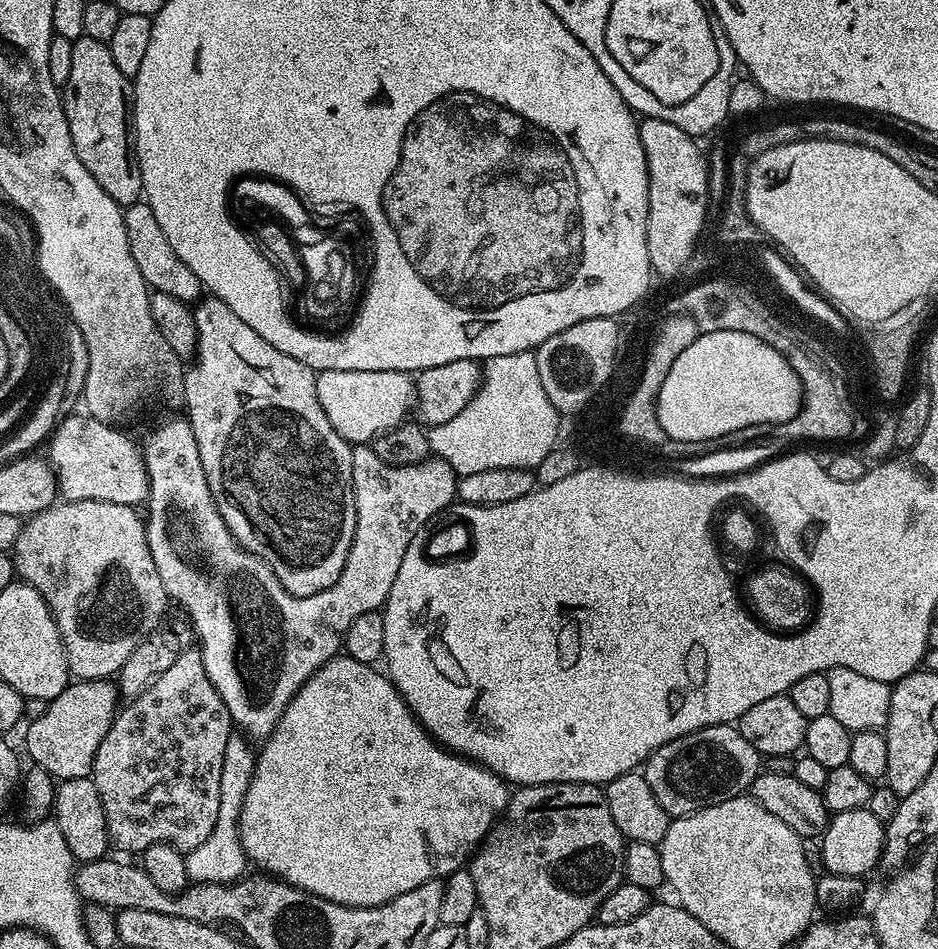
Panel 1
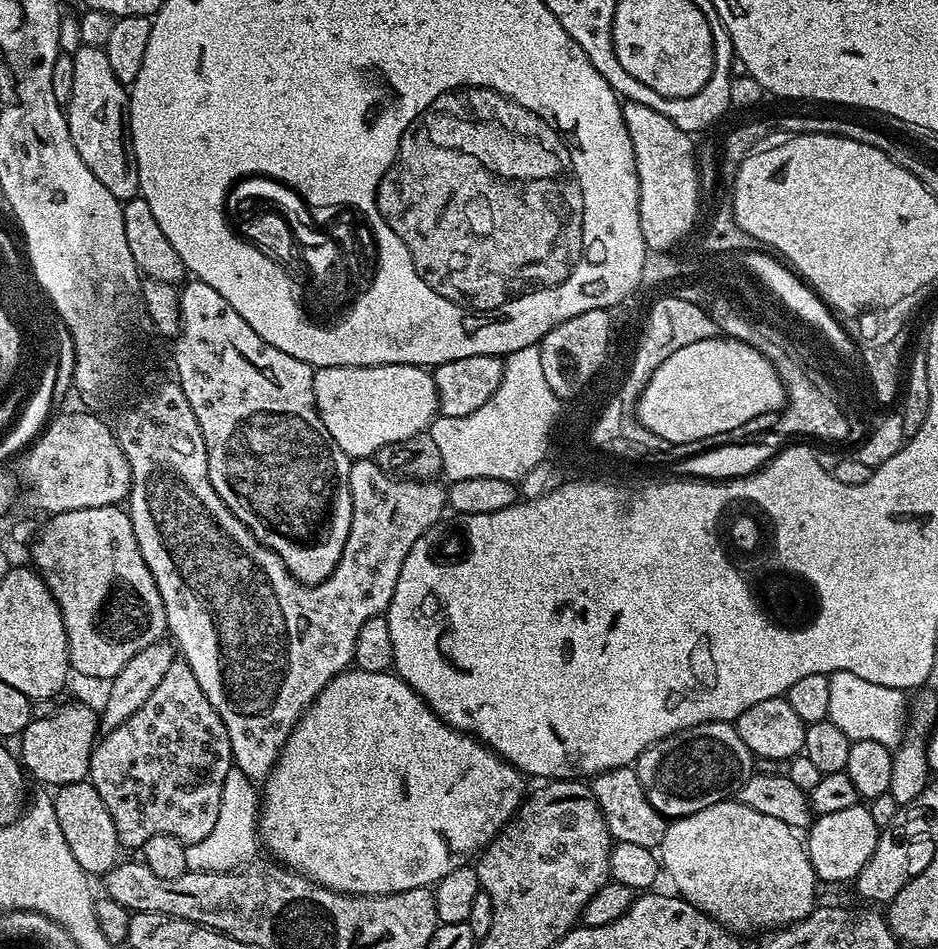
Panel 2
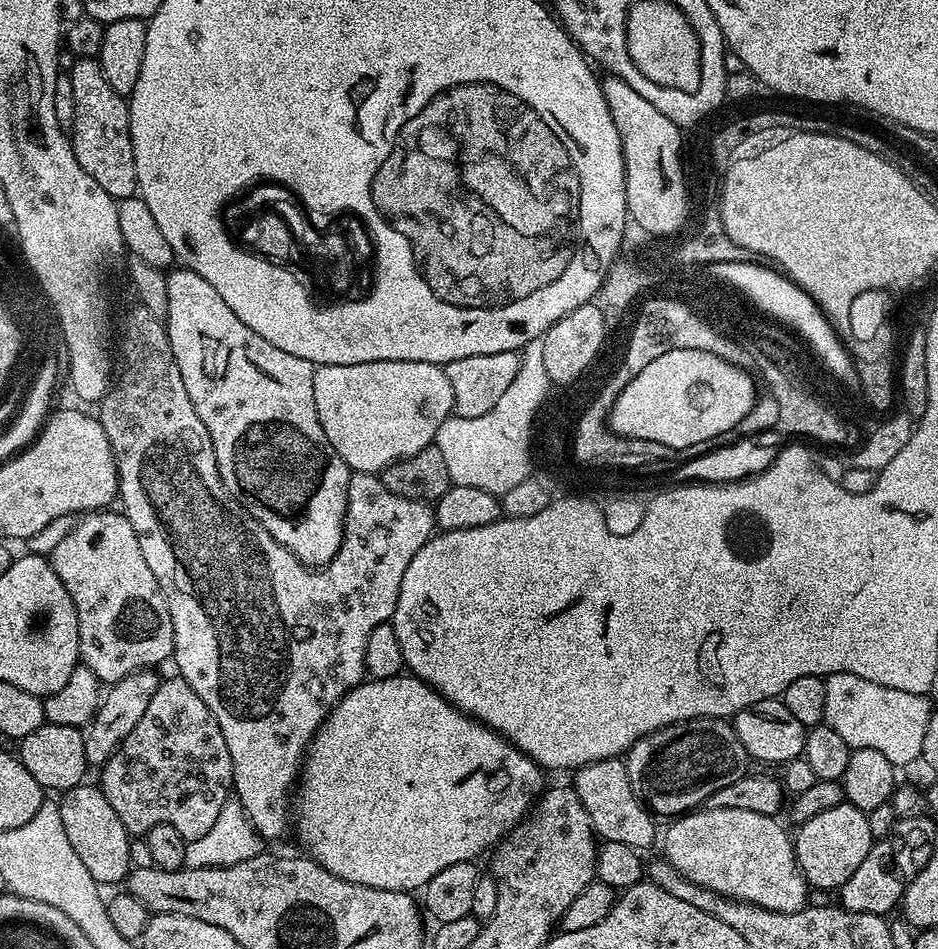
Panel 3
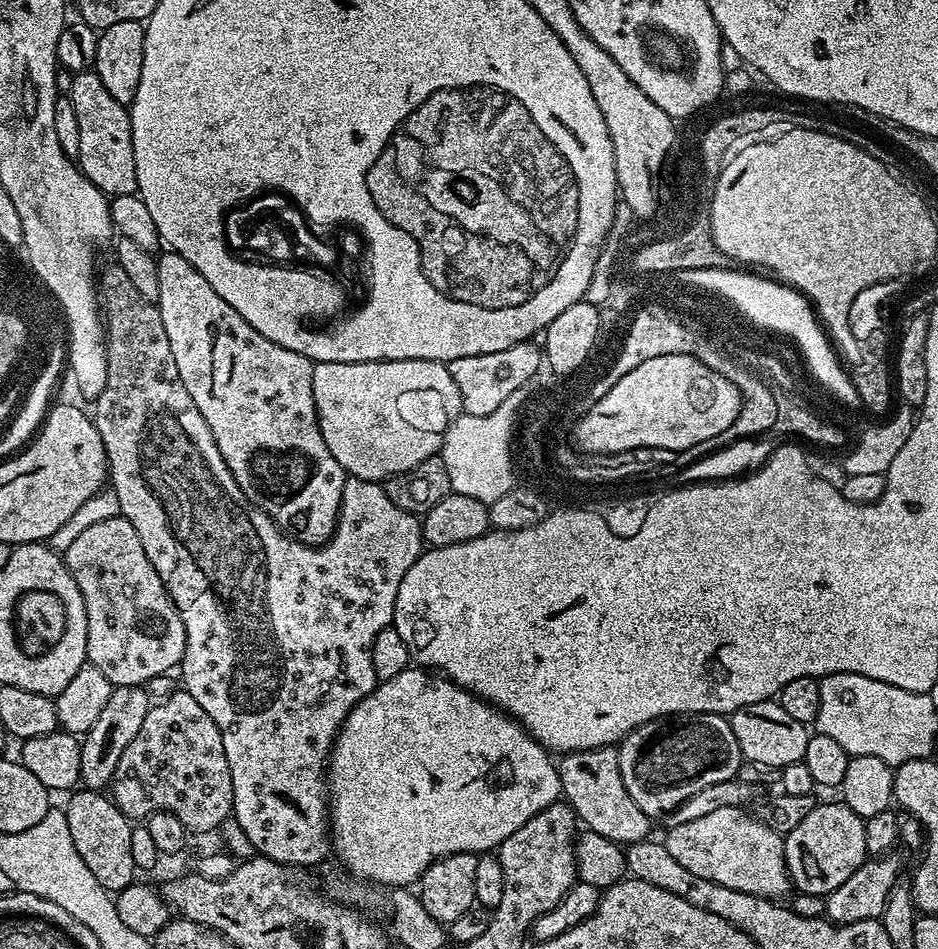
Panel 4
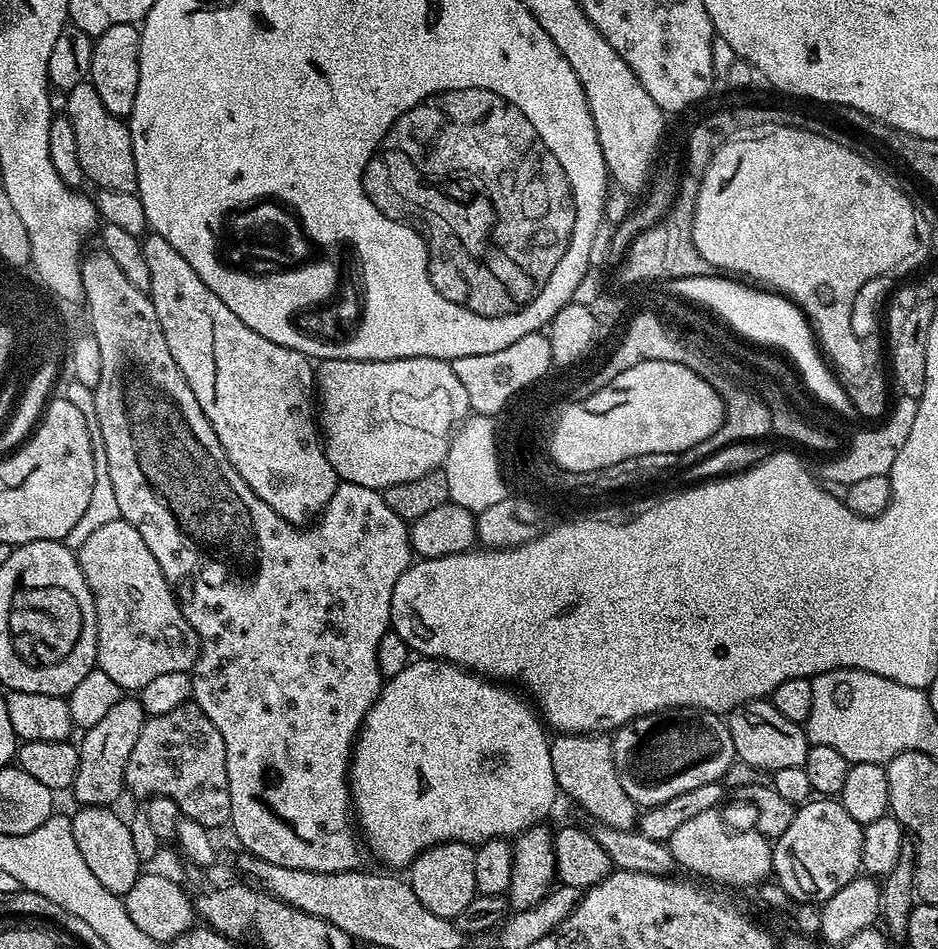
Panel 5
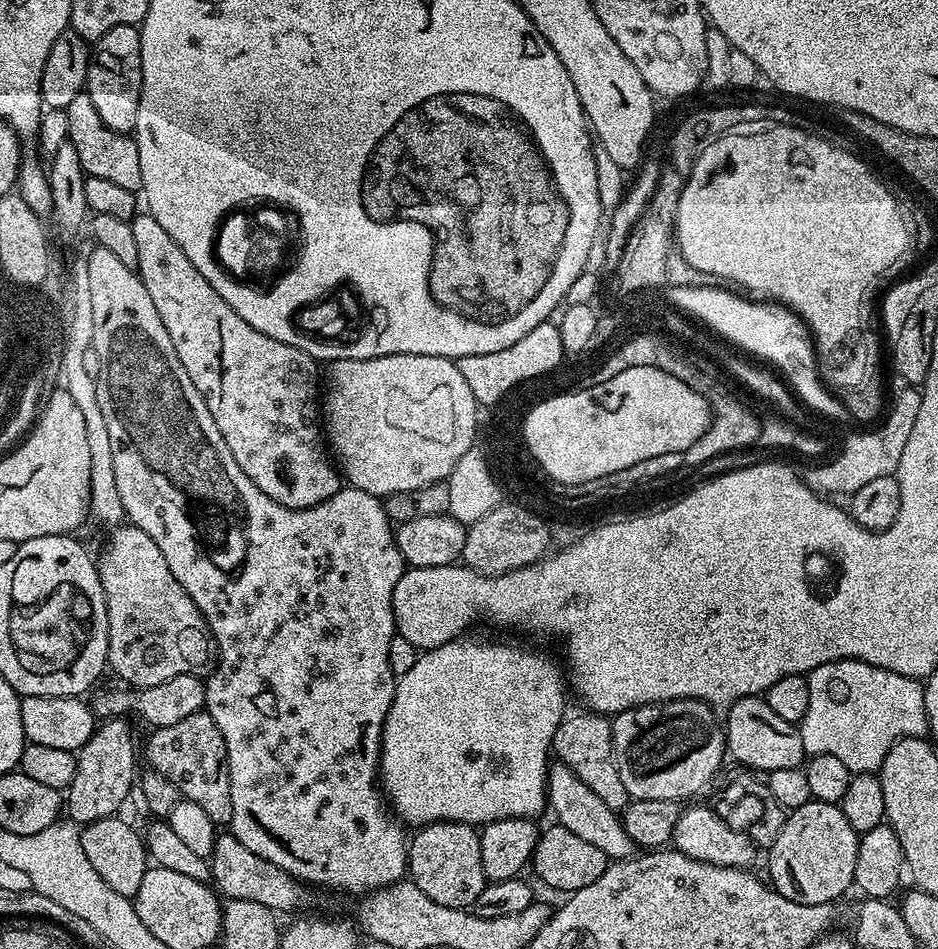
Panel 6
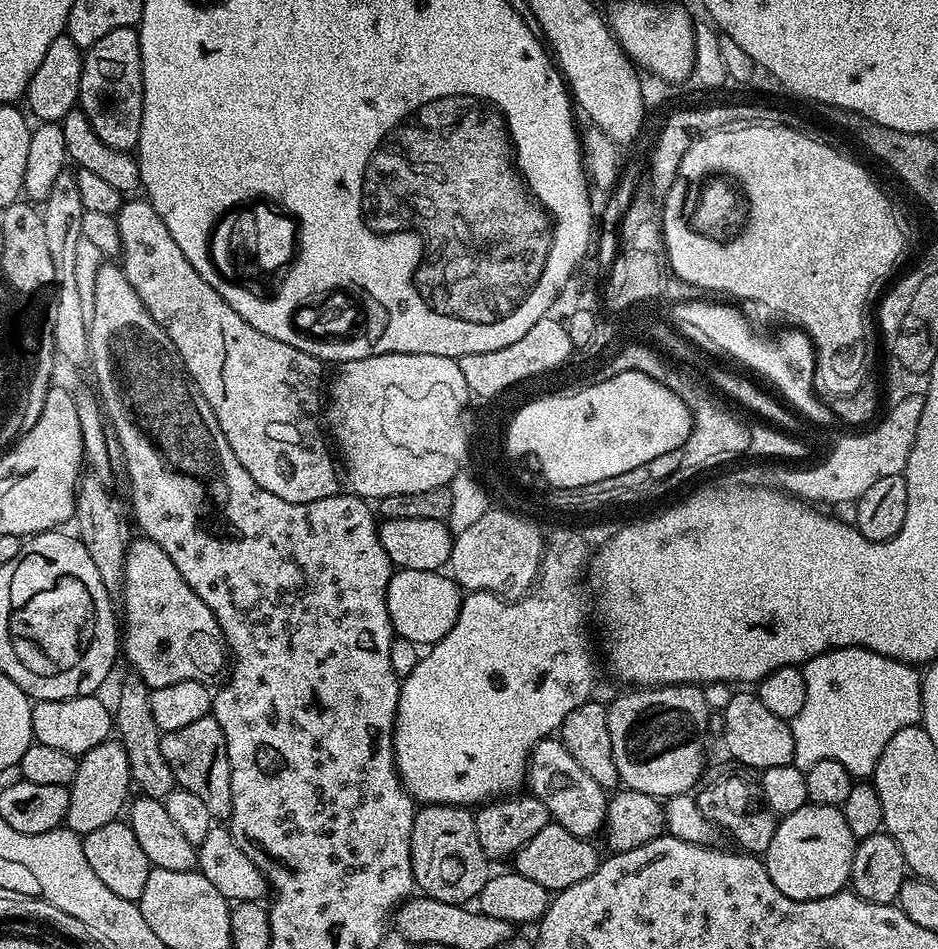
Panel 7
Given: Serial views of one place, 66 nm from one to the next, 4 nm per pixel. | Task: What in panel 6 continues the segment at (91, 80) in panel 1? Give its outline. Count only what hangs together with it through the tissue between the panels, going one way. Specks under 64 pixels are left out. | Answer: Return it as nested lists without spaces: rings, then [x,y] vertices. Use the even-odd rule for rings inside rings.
[[[87,91],[80,92],[74,102],[67,108],[69,116],[68,139],[78,150],[78,162],[82,162],[85,176],[103,178],[123,186],[125,190],[139,193],[142,189],[142,166],[138,166],[138,146],[131,135],[110,130],[98,110],[94,110],[94,102],[90,102]]]

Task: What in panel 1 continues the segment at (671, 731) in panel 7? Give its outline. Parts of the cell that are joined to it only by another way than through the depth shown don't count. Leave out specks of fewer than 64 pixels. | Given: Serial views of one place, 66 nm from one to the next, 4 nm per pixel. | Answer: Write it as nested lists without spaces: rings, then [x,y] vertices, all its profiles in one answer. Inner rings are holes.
[[[730,724],[706,726],[682,738],[674,738],[674,742],[666,742],[658,746],[658,750],[651,752],[642,765],[642,775],[646,778],[646,786],[650,786],[650,791],[654,794],[654,798],[658,798],[658,804],[662,806],[662,810],[666,810],[672,818],[688,816],[691,812],[697,812],[706,806],[714,806],[718,802],[726,802],[735,796],[745,795],[761,771],[760,751],[750,746],[746,738],[742,738],[739,727]]]

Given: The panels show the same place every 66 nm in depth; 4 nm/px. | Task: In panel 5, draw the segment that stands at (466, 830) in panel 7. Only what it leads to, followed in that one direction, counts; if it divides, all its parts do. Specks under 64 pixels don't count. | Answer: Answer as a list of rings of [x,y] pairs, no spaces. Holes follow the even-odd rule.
[[[448,840],[444,844],[436,844],[419,852],[406,872],[406,879],[412,885],[414,894],[418,894],[418,902],[426,906],[426,910],[438,914],[438,918],[455,921],[466,906],[478,894],[474,882],[474,858],[476,848],[463,844],[458,840]]]

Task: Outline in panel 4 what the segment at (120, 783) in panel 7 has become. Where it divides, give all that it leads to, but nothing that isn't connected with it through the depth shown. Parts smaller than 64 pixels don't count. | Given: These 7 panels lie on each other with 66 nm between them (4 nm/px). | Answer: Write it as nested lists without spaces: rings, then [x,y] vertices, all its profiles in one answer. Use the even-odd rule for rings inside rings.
[[[113,687],[109,701],[102,710],[102,715],[98,717],[98,722],[90,731],[84,733],[80,743],[79,766],[81,783],[89,791],[103,791],[111,785],[114,770],[126,746],[134,742],[134,737],[138,735],[142,721],[150,707],[150,696],[143,687],[117,688]]]

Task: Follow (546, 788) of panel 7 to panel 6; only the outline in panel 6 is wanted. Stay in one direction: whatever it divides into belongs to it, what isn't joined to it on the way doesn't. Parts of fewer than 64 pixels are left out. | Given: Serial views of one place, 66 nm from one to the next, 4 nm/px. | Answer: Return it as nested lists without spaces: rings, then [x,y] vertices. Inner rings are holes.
[[[559,762],[553,763],[548,770],[548,786],[546,789],[546,804],[554,815],[555,823],[566,826],[566,830],[578,834],[578,838],[583,838],[586,842],[598,846],[598,850],[602,850],[602,854],[606,854],[609,861],[627,860],[629,856],[637,851],[637,844],[632,841],[630,834],[626,834],[624,829],[624,821],[613,809],[606,806],[606,802],[602,802],[602,798],[598,798],[598,794],[594,794],[594,790],[590,790],[590,786],[586,786],[586,782],[582,782],[578,778],[578,774],[574,774],[574,770],[570,770],[565,764]]]

